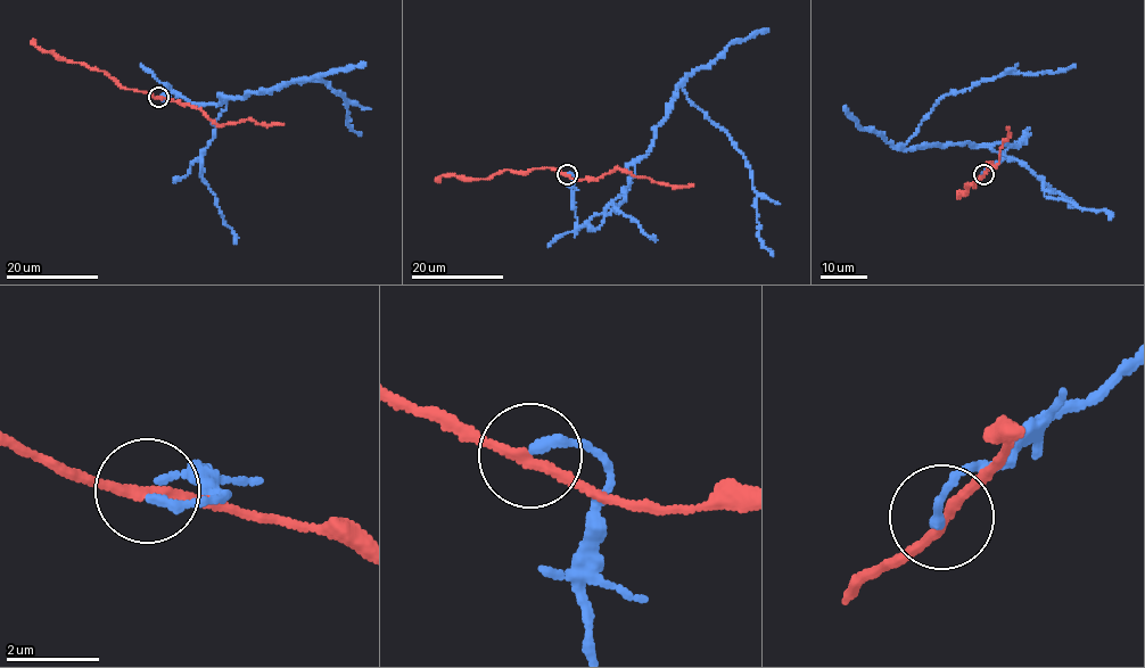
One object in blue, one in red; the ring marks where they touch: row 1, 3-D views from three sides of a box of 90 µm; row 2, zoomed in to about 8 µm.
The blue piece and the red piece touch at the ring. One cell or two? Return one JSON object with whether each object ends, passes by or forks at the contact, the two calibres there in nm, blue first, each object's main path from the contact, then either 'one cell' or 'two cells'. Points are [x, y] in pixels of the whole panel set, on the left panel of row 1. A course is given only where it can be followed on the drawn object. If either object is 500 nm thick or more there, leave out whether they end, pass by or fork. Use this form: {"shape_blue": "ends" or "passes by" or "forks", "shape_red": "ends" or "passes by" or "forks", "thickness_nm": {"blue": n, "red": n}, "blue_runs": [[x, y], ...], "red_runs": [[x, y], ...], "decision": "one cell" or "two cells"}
{"shape_blue": "ends", "shape_red": "passes by", "thickness_nm": {"blue": 240, "red": 200}, "blue_runs": [[158, 98], [167, 85], [220, 105], [217, 96], [323, 81], [347, 100], [347, 124], [362, 133]], "red_runs": [[158, 98], [126, 90], [99, 69], [42, 51], [33, 40]], "decision": "two cells"}

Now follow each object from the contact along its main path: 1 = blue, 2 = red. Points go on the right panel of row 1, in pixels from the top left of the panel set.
1: (983, 174), (1024, 138), (1010, 146), (904, 147), (944, 96), (1003, 73), (1054, 72), (1075, 63)
2: (983, 174), (974, 180), (973, 187), (964, 186), (968, 186), (965, 194), (960, 197), (960, 190)

